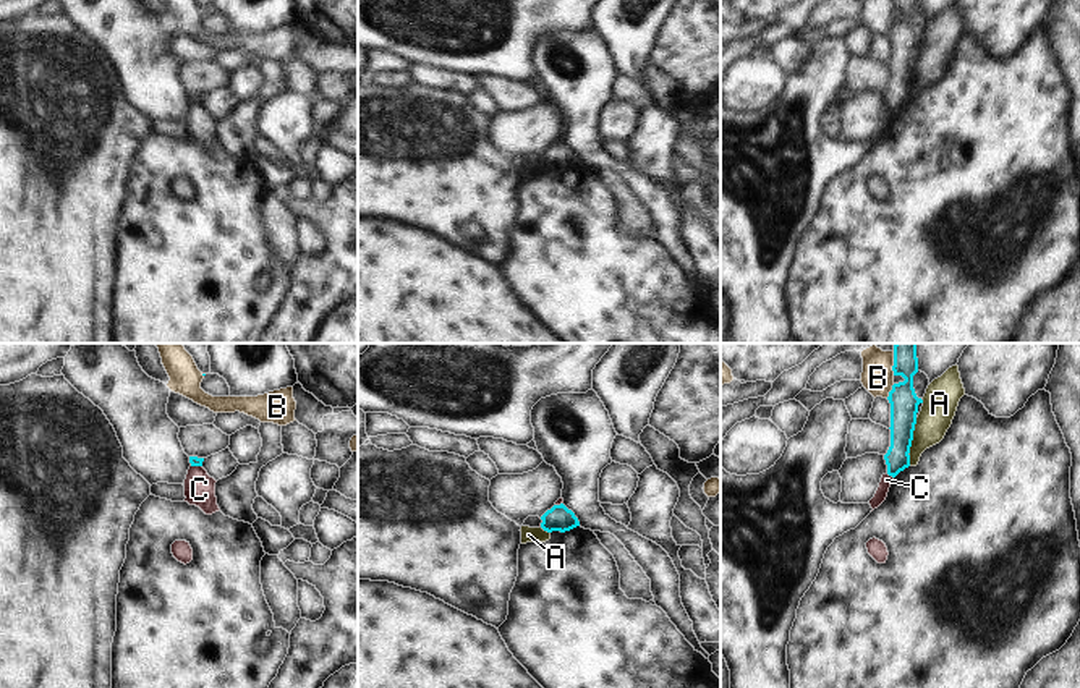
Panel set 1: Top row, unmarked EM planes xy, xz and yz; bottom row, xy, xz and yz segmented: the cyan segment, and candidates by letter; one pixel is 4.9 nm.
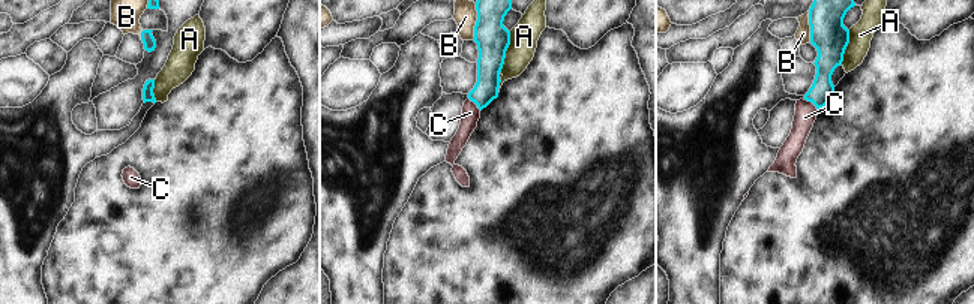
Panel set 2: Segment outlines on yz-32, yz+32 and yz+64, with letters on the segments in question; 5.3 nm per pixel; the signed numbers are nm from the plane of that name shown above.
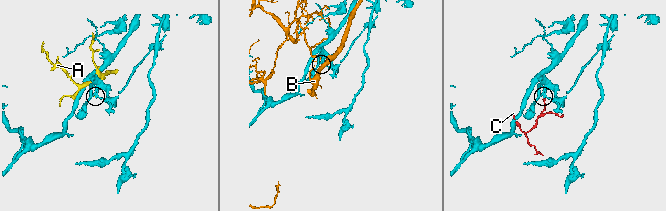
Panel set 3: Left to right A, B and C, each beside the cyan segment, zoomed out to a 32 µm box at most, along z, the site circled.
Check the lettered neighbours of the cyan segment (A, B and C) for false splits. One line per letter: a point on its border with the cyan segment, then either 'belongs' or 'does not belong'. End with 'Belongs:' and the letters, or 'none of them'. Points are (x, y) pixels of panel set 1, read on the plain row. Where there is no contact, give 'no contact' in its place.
A: contact yz (910, 80); does not belong
B: contact yz (891, 28); does not belong
C: contact yz (889, 112); does not belong
Belongs: none of them

